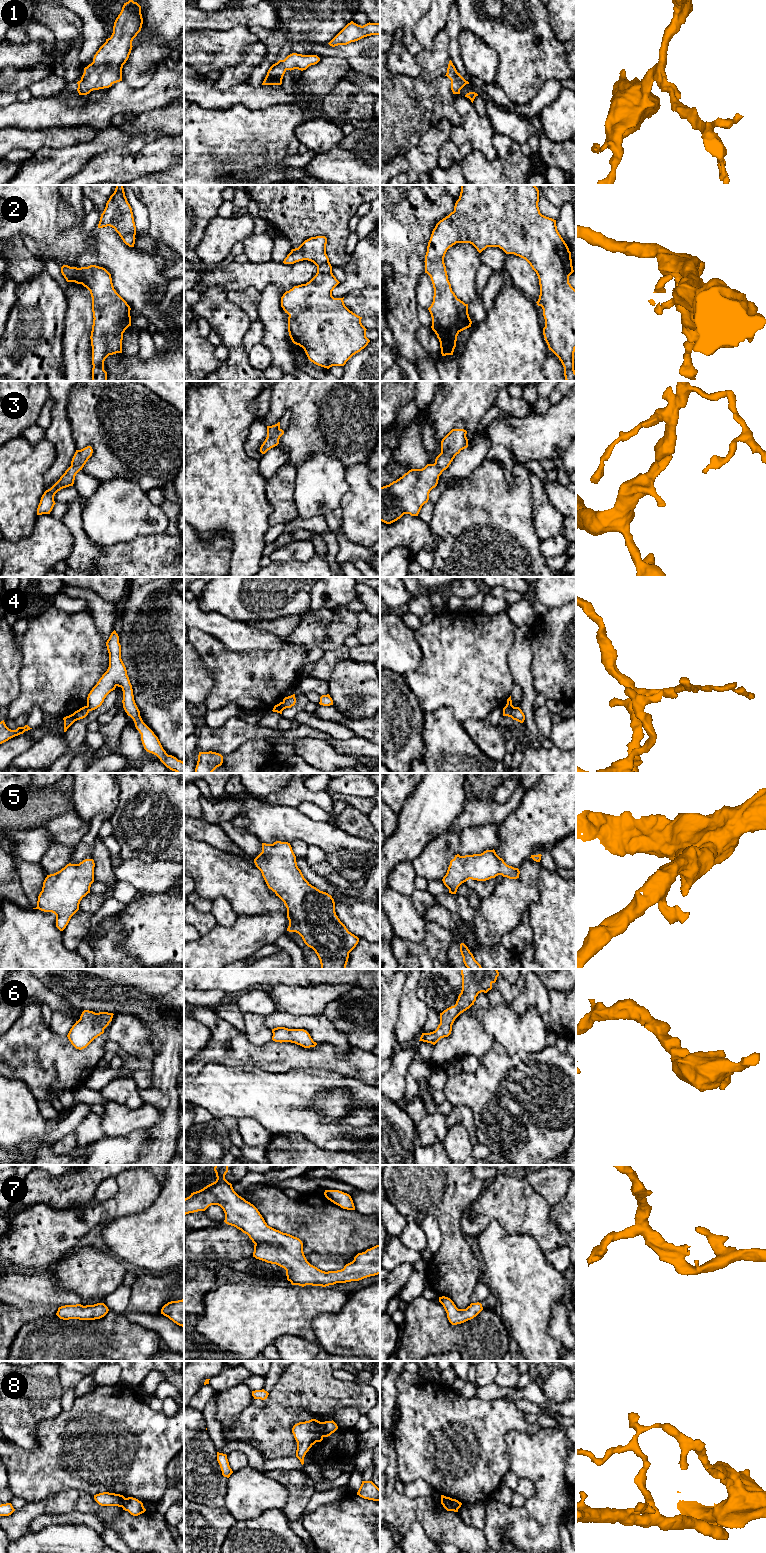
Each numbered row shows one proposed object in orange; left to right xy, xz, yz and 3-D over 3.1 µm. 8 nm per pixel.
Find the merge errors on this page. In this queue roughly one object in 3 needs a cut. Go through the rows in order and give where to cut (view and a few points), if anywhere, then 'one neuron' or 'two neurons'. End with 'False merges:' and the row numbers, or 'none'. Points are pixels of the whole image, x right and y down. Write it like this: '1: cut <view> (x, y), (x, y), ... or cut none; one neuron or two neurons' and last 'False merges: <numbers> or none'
1: cut none; one neuron
2: cut none; one neuron
3: cut none; one neuron
4: cut xz (282, 702), (284, 708); two neurons
5: cut none; one neuron
6: cut none; one neuron
7: cut none; one neuron
8: cut yz (442, 1503), (449, 1502), (457, 1509); two neurons
False merges: 4, 8

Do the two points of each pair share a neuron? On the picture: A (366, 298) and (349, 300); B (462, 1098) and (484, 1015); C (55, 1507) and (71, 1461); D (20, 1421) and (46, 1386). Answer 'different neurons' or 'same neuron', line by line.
A: same neuron
B: different neurons
C: different neurons
D: same neuron

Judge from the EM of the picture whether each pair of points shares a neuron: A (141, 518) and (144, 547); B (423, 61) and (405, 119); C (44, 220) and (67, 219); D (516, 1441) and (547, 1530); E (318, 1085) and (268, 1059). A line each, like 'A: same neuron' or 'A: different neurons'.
A: different neurons
B: same neuron
C: different neurons
D: same neuron
E: different neurons

